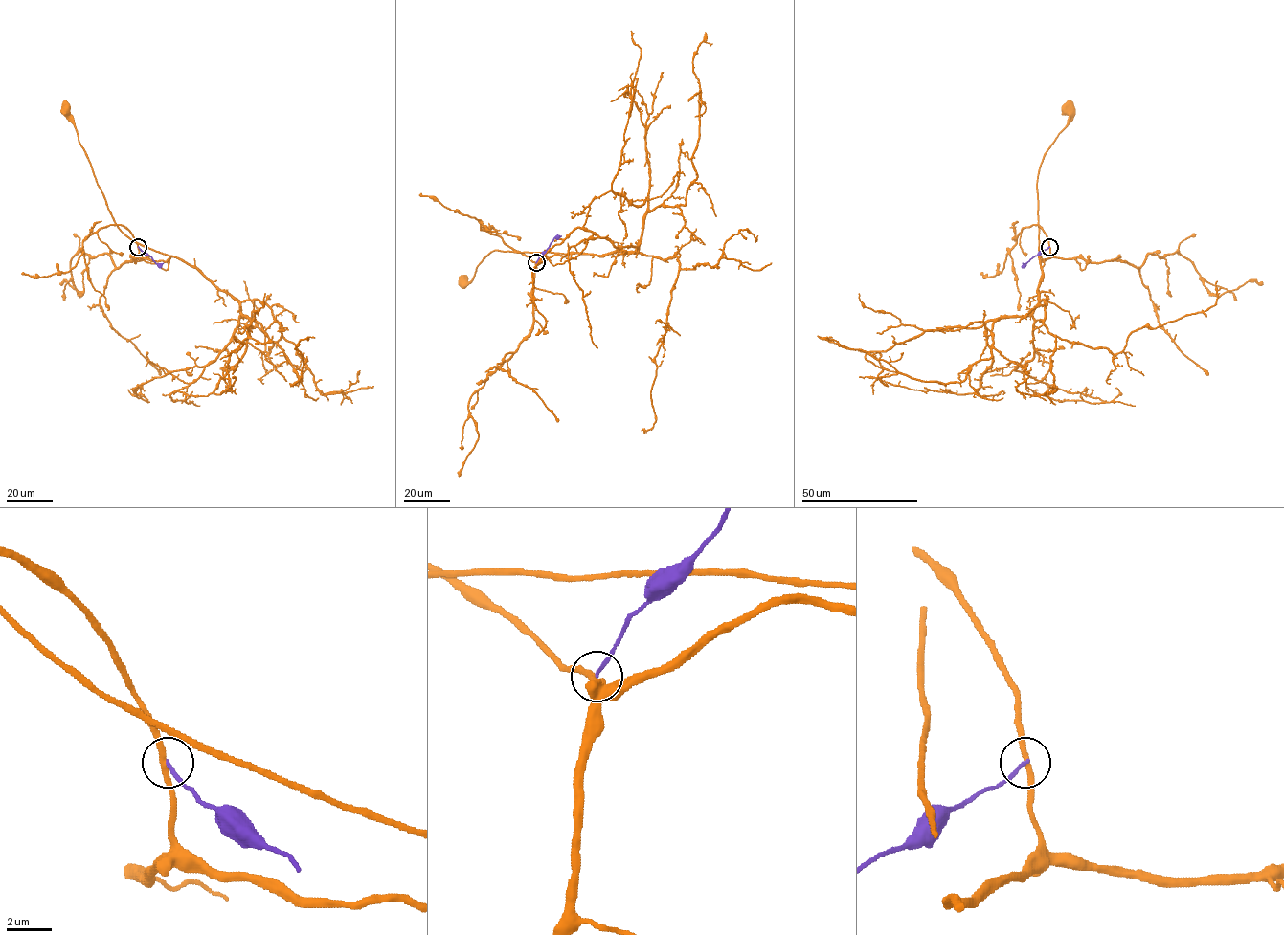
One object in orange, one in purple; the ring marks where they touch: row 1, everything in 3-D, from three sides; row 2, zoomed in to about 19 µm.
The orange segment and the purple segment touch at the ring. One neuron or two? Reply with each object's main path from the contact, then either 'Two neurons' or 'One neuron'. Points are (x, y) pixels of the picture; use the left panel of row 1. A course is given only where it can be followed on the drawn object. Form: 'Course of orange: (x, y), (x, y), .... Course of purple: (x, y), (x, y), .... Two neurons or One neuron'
Course of orange: (138, 246), (130, 232), (114, 221), (78, 143), (73, 120), (64, 108). Course of purple: (138, 246), (157, 264), (163, 262). Two neurons

